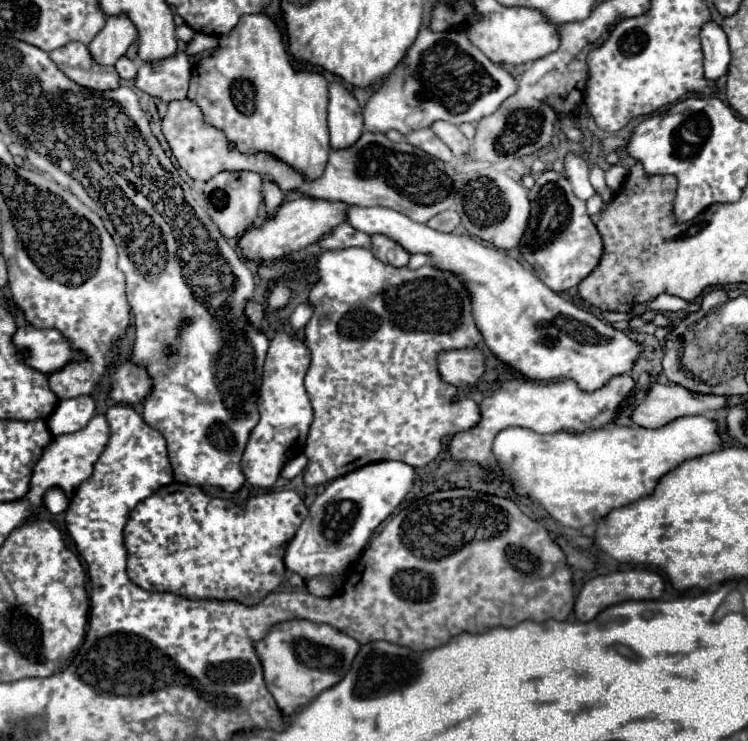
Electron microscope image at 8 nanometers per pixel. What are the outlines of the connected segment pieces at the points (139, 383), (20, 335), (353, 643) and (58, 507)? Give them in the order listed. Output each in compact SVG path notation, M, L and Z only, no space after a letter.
M132 361L120 363L110 371L110 399L122 405L138 405L144 403L148 393L152 391L152 379L144 365L136 365Z
M32 325L22 327L14 335L14 345L26 355L30 367L46 375L64 369L68 363L86 361L86 355L74 349L58 329L36 329Z
M304 619L276 623L260 641L254 643L256 655L264 665L264 683L284 715L292 715L298 707L308 705L318 693L336 685L350 669L358 647L356 639L332 629L332 625Z
M52 487L44 493L44 507L52 513L52 515L58 515L58 513L64 513L70 499L66 497L66 493L60 489L60 487Z

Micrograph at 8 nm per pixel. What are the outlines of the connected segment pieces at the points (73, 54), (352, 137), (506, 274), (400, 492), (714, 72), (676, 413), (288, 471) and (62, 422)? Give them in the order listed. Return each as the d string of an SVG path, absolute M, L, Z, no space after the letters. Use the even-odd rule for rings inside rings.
M74 41L60 49L54 49L50 53L50 59L68 79L86 89L108 91L120 87L120 77L116 69L112 65L96 65L84 43Z
M330 83L328 125L332 149L346 149L348 145L354 145L364 133L362 107L352 91L342 83Z
M352 205L346 209L346 221L366 235L386 235L410 255L428 255L430 265L436 269L456 273L472 297L472 315L488 349L532 381L574 379L580 389L596 391L610 377L630 371L642 351L624 331L562 299L516 259L474 241L470 235L440 233L384 207Z
M400 461L370 463L328 483L324 493L310 505L306 521L290 541L284 557L286 567L306 581L312 577L344 575L344 571L360 559L376 527L402 503L412 483L414 469Z
M710 19L708 23L704 23L700 39L704 51L704 73L708 79L720 79L728 71L730 63L726 33L714 19Z
M654 383L648 387L648 395L632 411L632 421L640 427L656 429L666 423L686 417L700 415L710 409L720 409L726 405L726 397L702 395L684 389L682 385L660 385Z
M300 454L298 457L292 458L292 461L288 461L281 470L280 476L291 480L297 475L303 473L308 463L308 459Z
M88 395L62 399L56 411L48 419L48 429L52 435L76 433L88 425L94 417L94 401Z

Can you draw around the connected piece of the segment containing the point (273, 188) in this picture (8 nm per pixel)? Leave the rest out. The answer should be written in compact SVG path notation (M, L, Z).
M264 181L264 187L262 187L262 193L264 193L264 203L266 203L266 209L270 213L270 217L276 213L276 209L282 205L284 201L284 191L272 183L272 181Z

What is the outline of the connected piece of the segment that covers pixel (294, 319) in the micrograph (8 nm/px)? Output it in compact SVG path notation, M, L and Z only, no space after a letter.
M300 303L300 305L294 309L294 313L290 315L288 323L290 323L290 327L292 327L294 331L298 331L298 329L302 329L302 327L308 323L310 317L312 317L312 307L310 307L310 303Z

